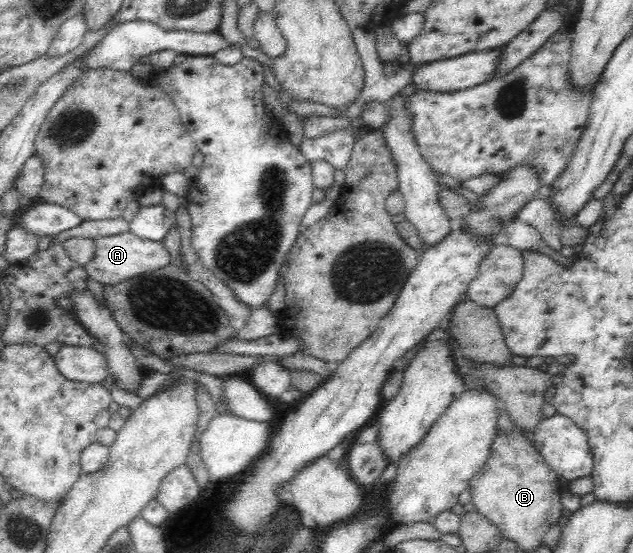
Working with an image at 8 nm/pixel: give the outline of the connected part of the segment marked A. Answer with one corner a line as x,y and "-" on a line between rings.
131,230
117,235
94,237
95,251
84,265
88,276
105,285
115,285
125,279
165,267
171,263
169,252
162,242
143,239

